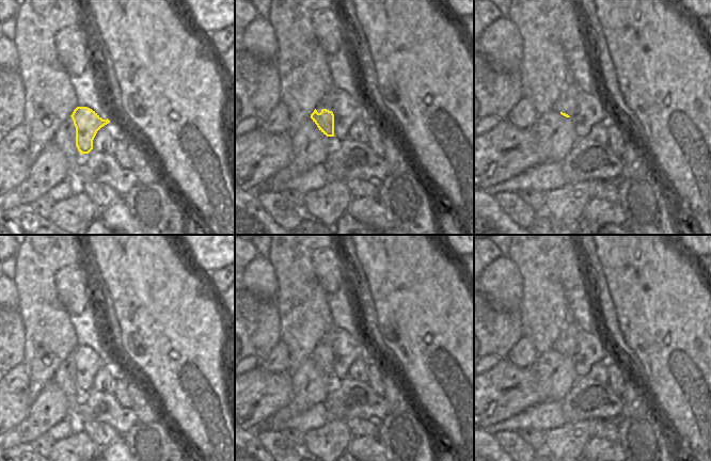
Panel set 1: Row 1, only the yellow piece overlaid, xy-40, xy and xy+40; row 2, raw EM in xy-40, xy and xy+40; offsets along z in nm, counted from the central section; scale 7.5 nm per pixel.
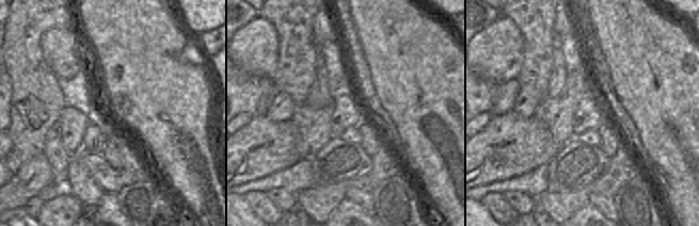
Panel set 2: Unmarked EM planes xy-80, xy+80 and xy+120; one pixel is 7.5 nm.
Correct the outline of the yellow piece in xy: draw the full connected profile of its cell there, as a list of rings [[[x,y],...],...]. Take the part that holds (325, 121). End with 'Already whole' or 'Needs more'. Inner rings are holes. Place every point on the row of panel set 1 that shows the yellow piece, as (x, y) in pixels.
[[[334,88],[326,95],[326,99],[330,101],[332,110],[322,109],[318,113],[315,109],[311,118],[323,134],[333,137],[334,141],[347,139],[354,122],[370,120],[364,99],[359,93],[351,95]]]. Needs more

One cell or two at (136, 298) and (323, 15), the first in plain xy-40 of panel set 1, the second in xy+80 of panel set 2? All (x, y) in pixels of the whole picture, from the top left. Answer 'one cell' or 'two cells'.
two cells

